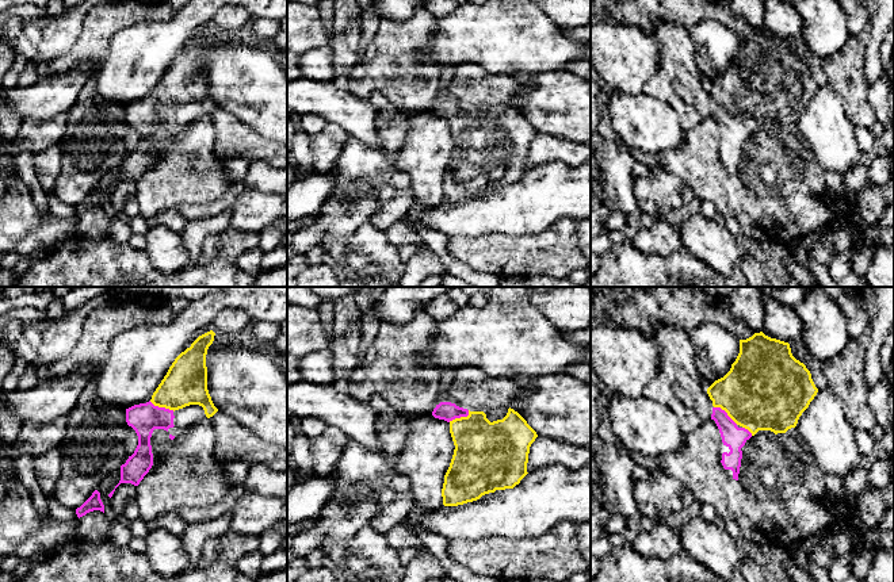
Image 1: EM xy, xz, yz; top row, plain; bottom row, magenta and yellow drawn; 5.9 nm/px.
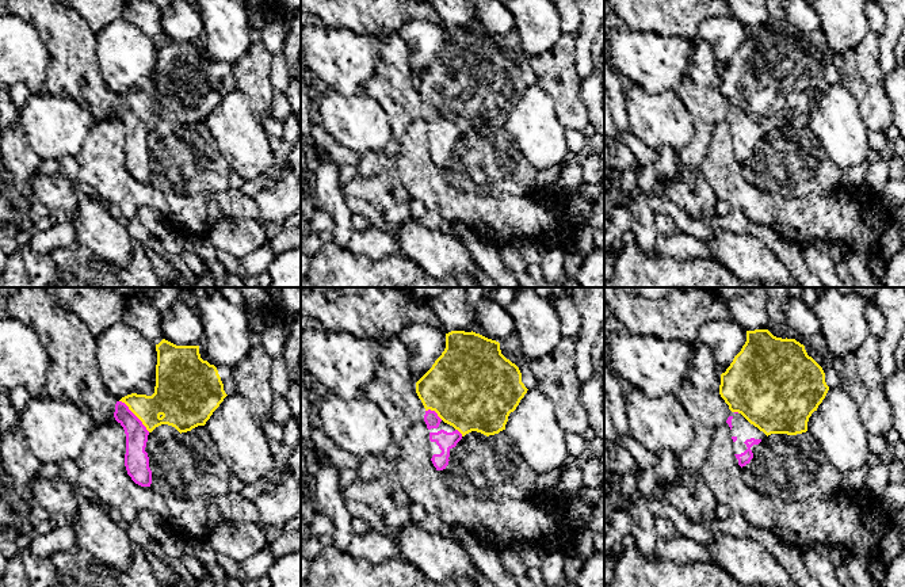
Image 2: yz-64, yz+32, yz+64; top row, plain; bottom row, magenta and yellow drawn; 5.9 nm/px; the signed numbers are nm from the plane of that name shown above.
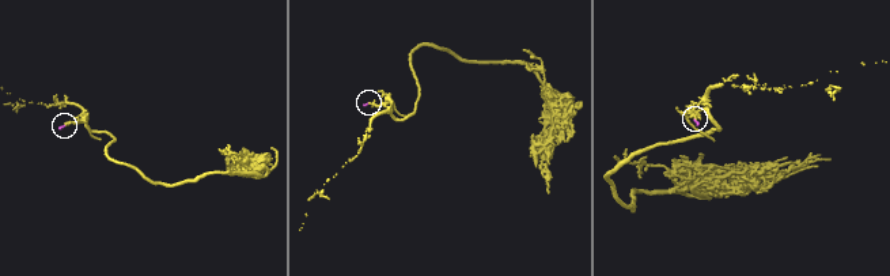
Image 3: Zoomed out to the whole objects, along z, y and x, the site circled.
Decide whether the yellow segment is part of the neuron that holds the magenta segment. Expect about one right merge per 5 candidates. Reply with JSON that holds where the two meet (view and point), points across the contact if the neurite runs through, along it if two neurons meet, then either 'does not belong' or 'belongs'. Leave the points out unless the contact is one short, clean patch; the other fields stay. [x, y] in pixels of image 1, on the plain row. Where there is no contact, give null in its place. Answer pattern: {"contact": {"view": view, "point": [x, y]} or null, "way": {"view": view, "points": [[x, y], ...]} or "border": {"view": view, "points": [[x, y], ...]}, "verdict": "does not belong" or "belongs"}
{"contact": {"view": "yz", "point": [726, 110]}, "way": {"view": "yz", "points": [[734, 134], [728, 125], [726, 110], [742, 94], [761, 88]]}, "verdict": "belongs"}

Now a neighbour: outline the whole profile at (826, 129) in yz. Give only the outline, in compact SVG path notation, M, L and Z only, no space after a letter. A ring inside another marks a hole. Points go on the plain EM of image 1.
M828 84L817 89L795 125L825 171L847 173L867 161L855 135L855 126L844 111L843 97Z

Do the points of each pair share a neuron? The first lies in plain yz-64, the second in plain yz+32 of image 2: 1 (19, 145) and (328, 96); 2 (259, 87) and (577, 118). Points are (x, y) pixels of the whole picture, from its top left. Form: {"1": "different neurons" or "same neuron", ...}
{"1": "different neurons", "2": "same neuron"}

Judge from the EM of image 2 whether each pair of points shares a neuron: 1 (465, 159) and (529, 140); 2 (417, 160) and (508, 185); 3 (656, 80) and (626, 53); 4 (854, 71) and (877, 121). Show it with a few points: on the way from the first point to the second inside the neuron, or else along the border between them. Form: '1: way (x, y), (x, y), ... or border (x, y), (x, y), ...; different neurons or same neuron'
1: border (512, 138), (523, 157), (535, 170); different neurons
2: border (442, 175), (458, 189), (470, 193); different neurons
3: way (649, 72), (634, 57); same neuron
4: way (866, 83), (875, 109); same neuron

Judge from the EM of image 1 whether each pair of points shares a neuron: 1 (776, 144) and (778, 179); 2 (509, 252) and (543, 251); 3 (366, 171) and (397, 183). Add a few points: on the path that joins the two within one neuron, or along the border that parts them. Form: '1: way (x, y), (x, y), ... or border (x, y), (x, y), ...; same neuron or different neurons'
1: way (776, 152), (778, 171); same neuron
2: way (518, 252), (535, 252); same neuron
3: way (374, 171), (381, 171), (389, 177); same neuron

